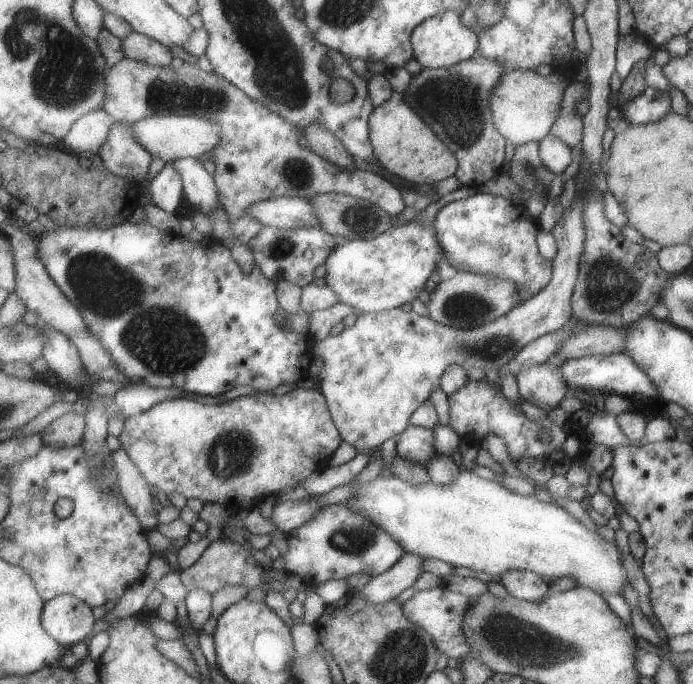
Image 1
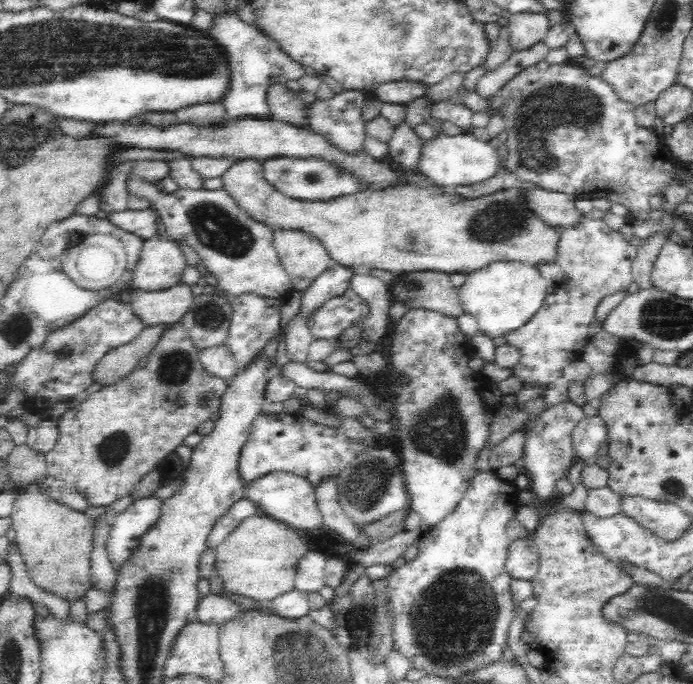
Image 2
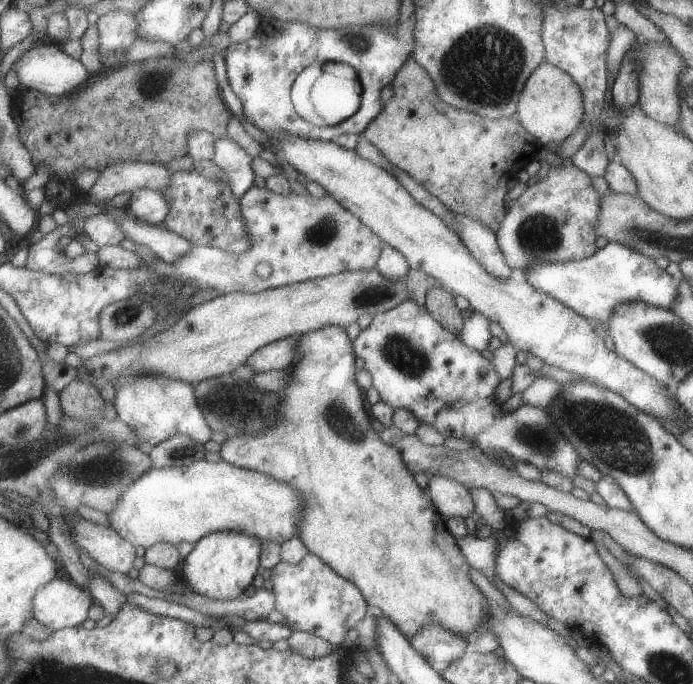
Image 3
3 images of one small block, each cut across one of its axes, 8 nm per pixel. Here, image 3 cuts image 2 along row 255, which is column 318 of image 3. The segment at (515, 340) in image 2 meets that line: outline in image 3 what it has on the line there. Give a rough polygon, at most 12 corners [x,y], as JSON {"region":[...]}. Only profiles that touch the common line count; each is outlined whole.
{"region":[[309,553],[270,577],[294,631],[337,648],[367,616],[354,582]]}

